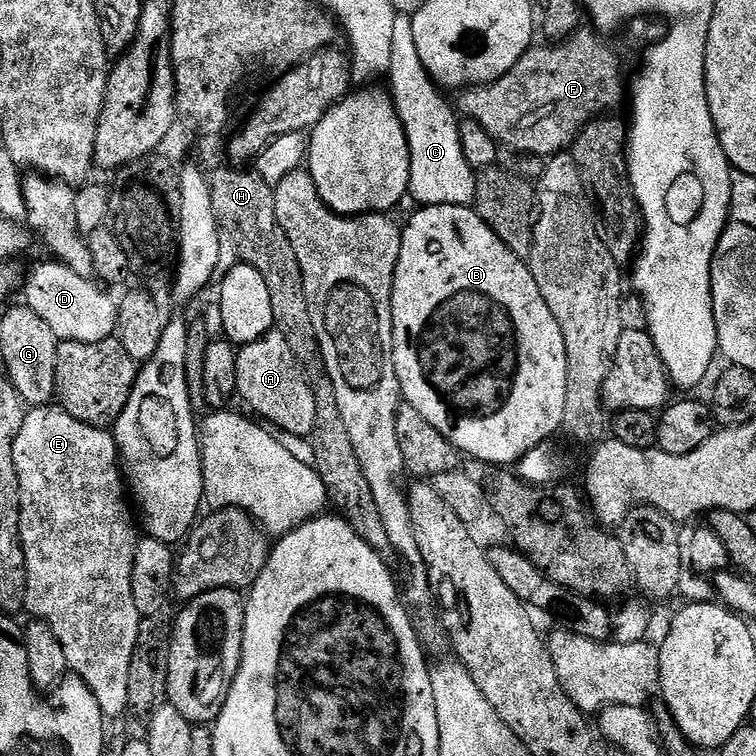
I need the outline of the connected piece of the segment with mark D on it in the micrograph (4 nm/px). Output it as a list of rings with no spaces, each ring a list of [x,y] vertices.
[[[59,262],[40,264],[32,273],[27,273],[26,283],[22,288],[23,303],[50,330],[54,330],[57,341],[73,340],[74,342],[102,342],[116,332],[116,313],[114,300],[111,300],[92,280],[74,274],[66,265]]]

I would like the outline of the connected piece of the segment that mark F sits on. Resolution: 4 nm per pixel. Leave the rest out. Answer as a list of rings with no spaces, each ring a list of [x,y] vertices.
[[[577,30],[573,36],[559,42],[549,43],[548,48],[533,46],[520,61],[500,80],[492,84],[481,84],[461,91],[459,111],[467,119],[478,122],[486,134],[494,137],[497,145],[511,148],[514,152],[527,152],[529,156],[551,157],[554,150],[571,145],[576,133],[587,121],[605,114],[615,113],[616,107],[626,100],[626,80],[620,73],[620,60],[608,44],[599,40],[595,31]]]

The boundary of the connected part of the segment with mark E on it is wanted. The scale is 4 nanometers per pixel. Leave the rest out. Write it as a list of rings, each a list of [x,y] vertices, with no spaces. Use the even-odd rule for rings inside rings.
[[[32,406],[25,411],[22,430],[18,430],[18,438],[14,438],[14,466],[18,474],[20,487],[20,548],[24,551],[24,598],[23,607],[37,621],[43,622],[54,630],[54,638],[62,646],[62,654],[66,654],[69,669],[92,692],[105,718],[120,718],[129,711],[127,702],[127,686],[131,655],[134,654],[135,643],[138,642],[139,626],[142,612],[135,605],[131,590],[132,562],[135,556],[138,533],[132,525],[132,516],[128,513],[129,501],[126,498],[126,483],[118,463],[116,440],[111,431],[95,428],[86,422],[78,422],[59,406]]]

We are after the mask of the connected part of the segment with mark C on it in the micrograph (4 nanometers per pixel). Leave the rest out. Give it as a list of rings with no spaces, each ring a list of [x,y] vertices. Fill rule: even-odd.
[[[397,12],[390,41],[390,62],[386,69],[396,116],[404,127],[410,148],[408,190],[420,206],[430,204],[471,205],[476,198],[477,173],[462,154],[460,124],[457,113],[444,102],[441,89],[422,66],[418,46],[414,42],[414,22],[406,12]],[[456,115],[456,116],[455,116]]]

